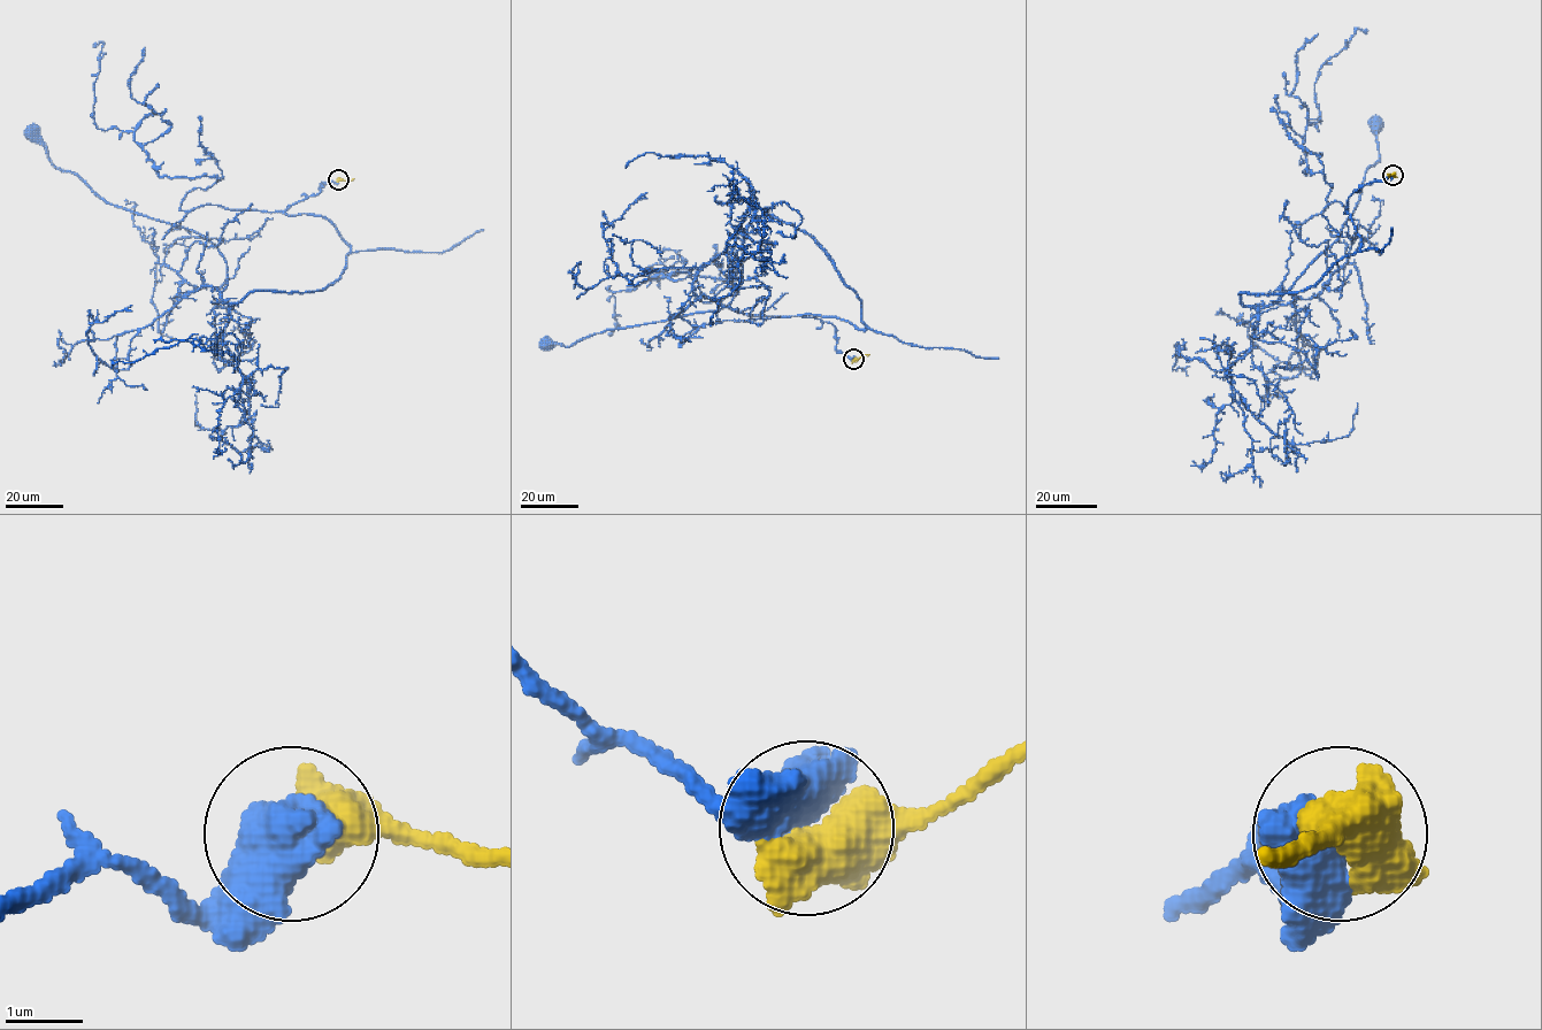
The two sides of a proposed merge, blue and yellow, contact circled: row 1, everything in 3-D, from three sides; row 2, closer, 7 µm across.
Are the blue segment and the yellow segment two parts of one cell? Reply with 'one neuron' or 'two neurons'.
one neuron

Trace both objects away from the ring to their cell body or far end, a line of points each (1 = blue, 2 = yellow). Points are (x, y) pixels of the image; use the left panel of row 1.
1: (338, 179), (285, 212), (332, 223), (351, 251), (340, 276), (231, 305), (211, 241), (106, 202), (30, 132)
2: (338, 179), (353, 179)

